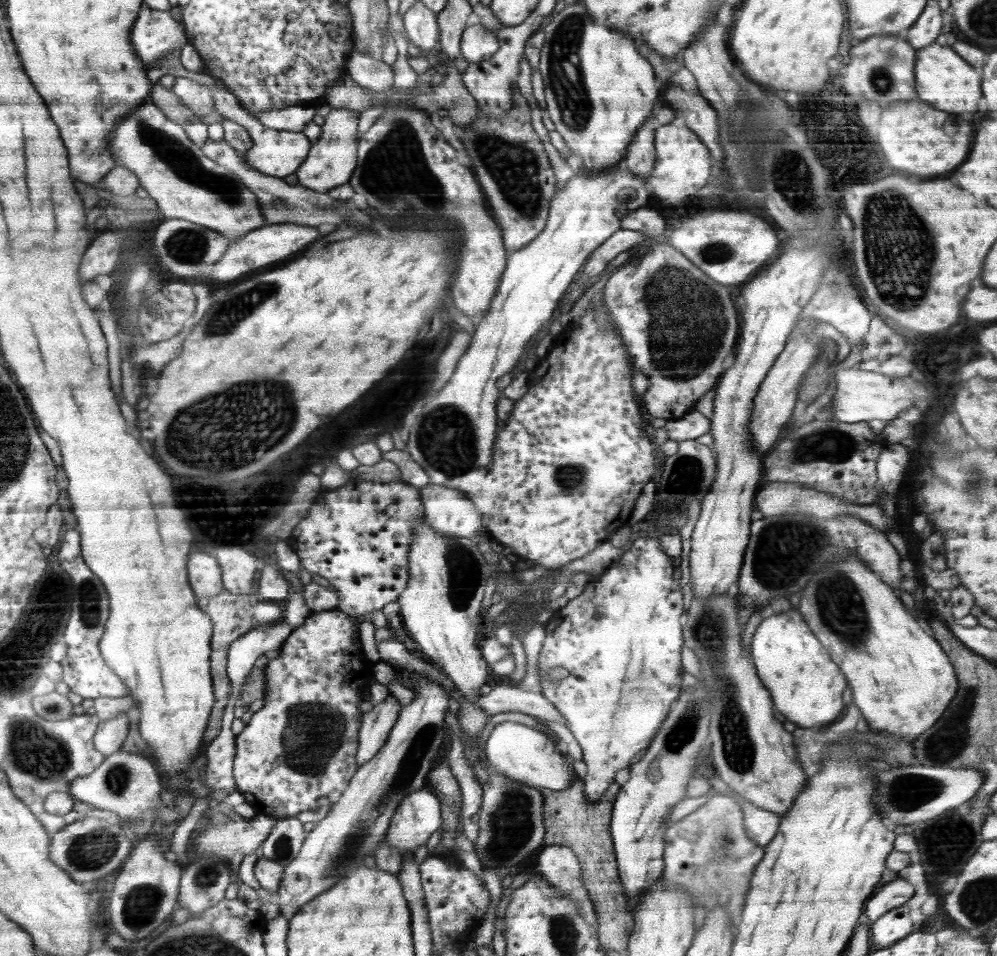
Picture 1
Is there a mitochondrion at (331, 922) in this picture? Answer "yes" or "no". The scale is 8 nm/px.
no

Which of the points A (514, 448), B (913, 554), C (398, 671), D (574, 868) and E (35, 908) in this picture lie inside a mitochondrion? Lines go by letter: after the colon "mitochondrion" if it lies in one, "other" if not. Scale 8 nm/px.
A: other
B: other
C: other
D: other
E: other

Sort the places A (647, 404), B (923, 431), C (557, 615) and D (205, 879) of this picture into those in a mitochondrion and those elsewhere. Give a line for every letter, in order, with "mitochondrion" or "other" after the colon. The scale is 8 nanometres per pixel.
A: other
B: other
C: other
D: mitochondrion

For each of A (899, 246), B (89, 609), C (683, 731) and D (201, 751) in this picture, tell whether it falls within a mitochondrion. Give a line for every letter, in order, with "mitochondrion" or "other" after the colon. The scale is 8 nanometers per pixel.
A: mitochondrion
B: mitochondrion
C: mitochondrion
D: other

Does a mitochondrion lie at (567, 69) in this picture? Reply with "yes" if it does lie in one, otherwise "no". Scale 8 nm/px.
yes

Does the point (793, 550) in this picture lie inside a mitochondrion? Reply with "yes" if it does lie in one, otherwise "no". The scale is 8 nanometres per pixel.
yes

